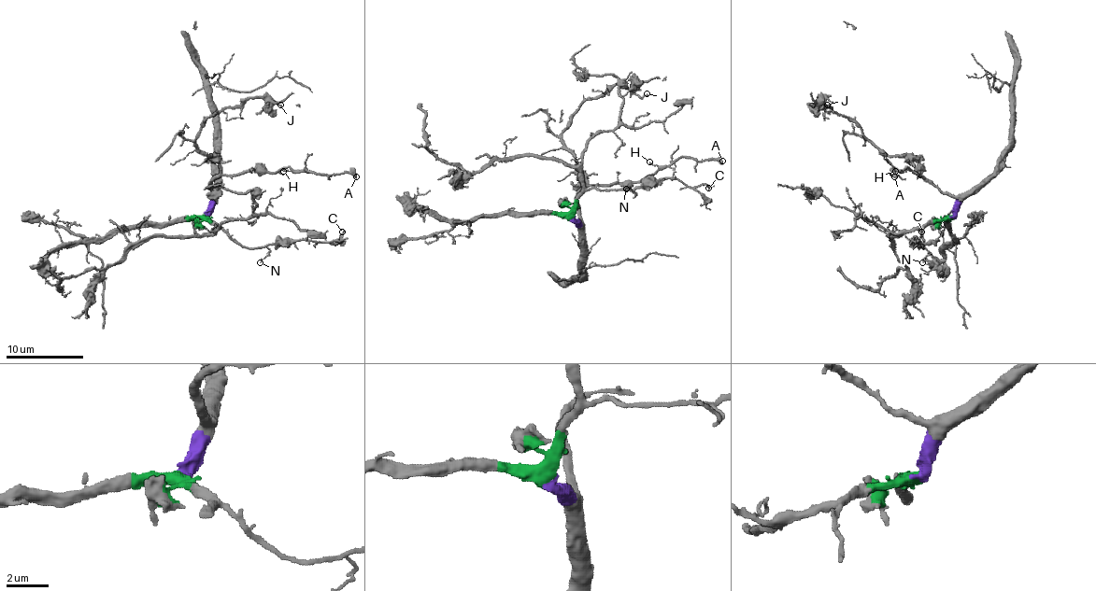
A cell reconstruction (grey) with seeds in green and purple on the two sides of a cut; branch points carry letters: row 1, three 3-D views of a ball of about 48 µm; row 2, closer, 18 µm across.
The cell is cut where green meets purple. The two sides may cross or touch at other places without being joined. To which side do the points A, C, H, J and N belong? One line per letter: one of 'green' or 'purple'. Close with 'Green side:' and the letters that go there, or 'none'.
A: purple
C: green
H: purple
J: purple
N: green
Green side: C, N

